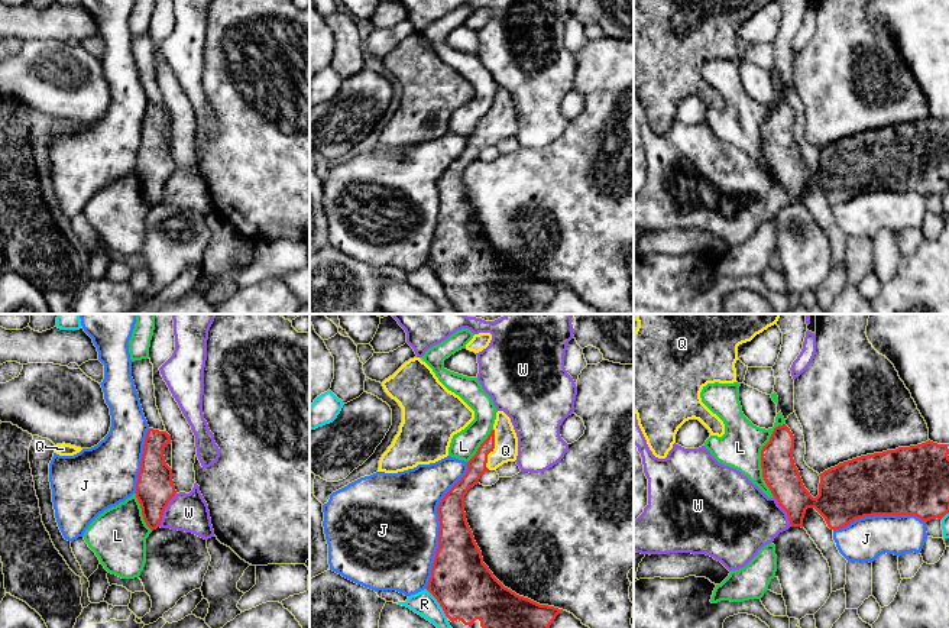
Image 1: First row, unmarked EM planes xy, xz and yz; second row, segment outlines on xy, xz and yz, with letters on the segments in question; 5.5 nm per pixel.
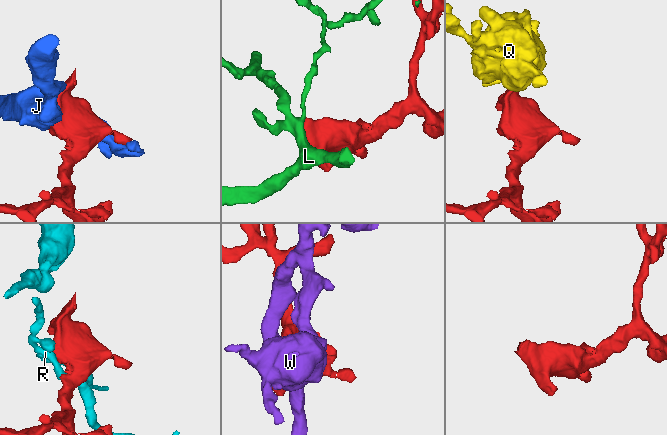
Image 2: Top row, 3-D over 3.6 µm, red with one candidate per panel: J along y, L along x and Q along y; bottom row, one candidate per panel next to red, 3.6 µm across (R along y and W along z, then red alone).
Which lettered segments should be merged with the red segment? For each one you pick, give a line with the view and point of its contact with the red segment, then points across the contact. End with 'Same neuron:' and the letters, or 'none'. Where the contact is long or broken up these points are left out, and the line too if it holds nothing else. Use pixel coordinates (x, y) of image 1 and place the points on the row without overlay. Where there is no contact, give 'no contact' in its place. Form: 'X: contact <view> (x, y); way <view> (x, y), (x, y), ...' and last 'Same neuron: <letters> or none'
Q: contact xz (494, 123); way xz (476, 142), (494, 123), (505, 126)
Same neuron: Q

